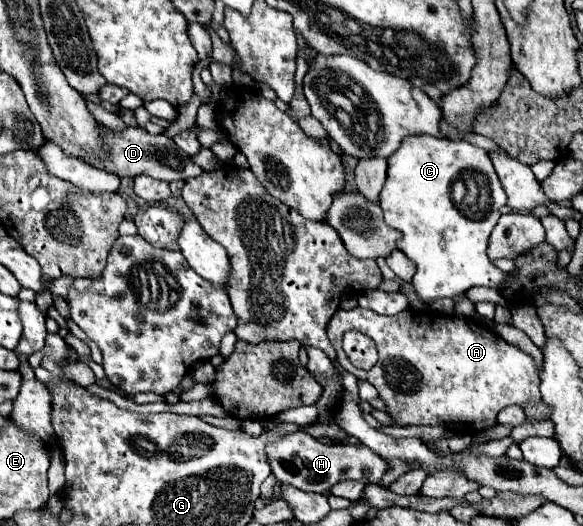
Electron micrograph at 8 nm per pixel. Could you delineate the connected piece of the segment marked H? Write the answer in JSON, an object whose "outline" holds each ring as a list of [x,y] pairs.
{"outline":[[[307,432],[287,434],[281,442],[267,446],[267,458],[271,470],[279,482],[293,484],[299,490],[307,492],[327,492],[335,482],[357,480],[357,482],[381,482],[381,478],[391,470],[389,462],[367,448],[365,444],[321,444]]]}

